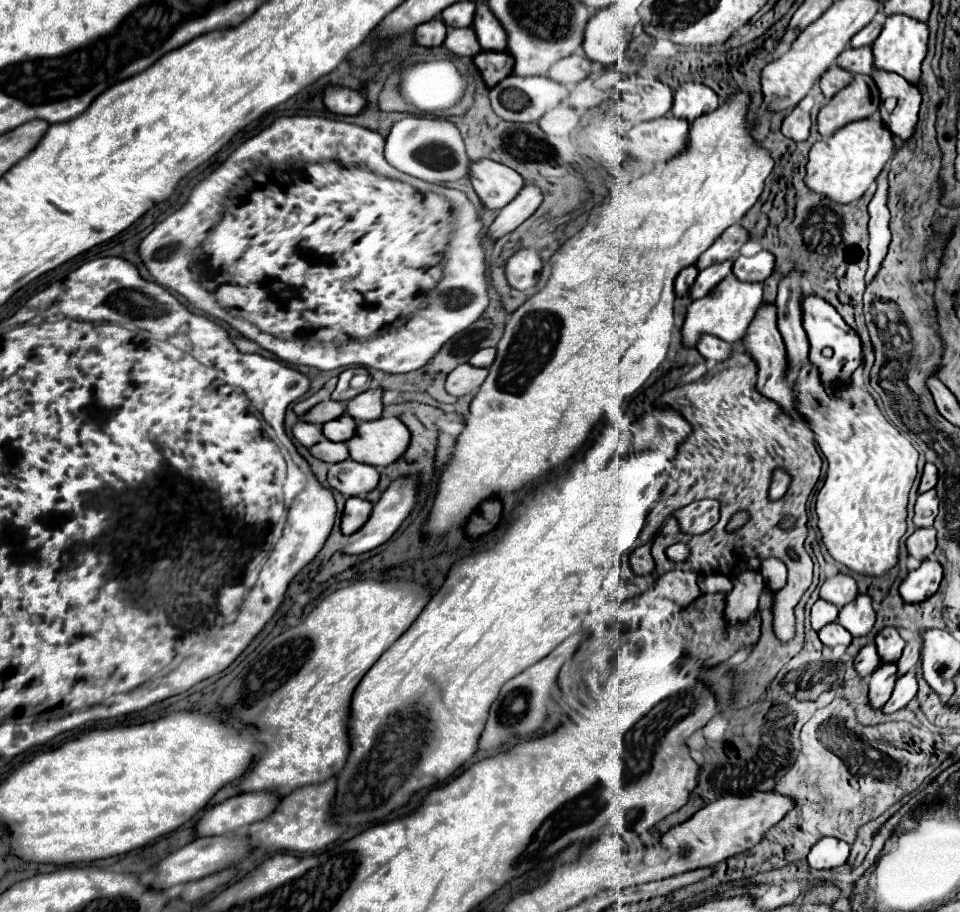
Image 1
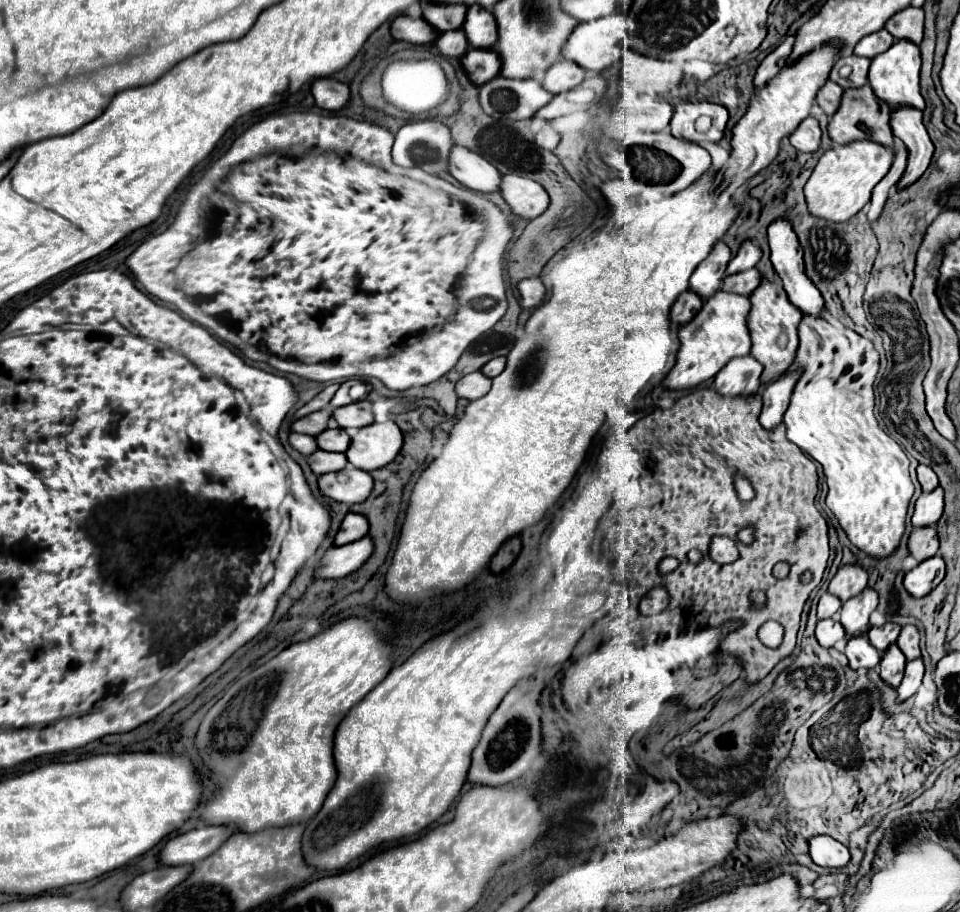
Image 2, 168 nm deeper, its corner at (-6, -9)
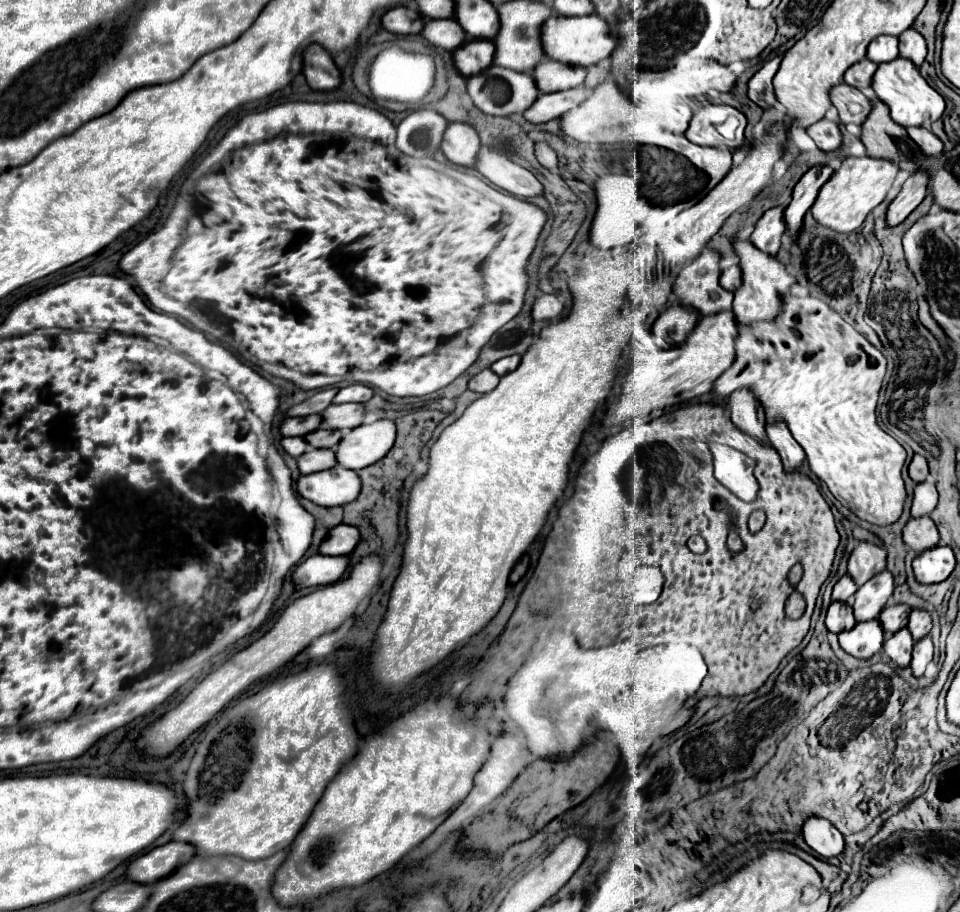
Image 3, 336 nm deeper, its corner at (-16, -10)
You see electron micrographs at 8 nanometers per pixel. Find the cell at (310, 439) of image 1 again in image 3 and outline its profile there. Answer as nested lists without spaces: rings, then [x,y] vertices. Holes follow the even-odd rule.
[[[282,438],[282,448],[284,448],[290,456],[298,458],[298,456],[302,456],[302,454],[308,450],[308,442],[306,442],[304,438]]]

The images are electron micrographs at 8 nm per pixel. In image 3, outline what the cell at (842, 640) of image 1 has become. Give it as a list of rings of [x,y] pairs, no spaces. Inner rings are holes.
[[[832,602],[826,614],[826,628],[834,634],[840,634],[840,632],[852,630],[852,626],[856,626],[856,620],[852,616],[852,606]]]

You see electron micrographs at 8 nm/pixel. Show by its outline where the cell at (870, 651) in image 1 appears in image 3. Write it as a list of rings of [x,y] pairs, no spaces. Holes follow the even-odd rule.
[[[870,620],[868,624],[856,624],[850,632],[842,632],[838,642],[854,658],[868,660],[882,650],[884,630],[880,628],[878,620]]]

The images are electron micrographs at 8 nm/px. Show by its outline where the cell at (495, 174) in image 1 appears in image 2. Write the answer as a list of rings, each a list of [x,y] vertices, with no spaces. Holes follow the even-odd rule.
[[[454,145],[450,151],[450,169],[448,173],[458,179],[464,187],[480,191],[480,193],[492,193],[500,189],[500,173],[494,165],[490,165],[484,157],[478,153]]]

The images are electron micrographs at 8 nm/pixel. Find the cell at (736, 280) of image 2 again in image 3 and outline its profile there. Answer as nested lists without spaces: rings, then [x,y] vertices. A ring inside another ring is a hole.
[[[732,266],[732,268],[724,270],[722,276],[720,276],[720,284],[722,284],[726,290],[736,292],[736,290],[742,286],[742,270],[740,270],[740,266]]]

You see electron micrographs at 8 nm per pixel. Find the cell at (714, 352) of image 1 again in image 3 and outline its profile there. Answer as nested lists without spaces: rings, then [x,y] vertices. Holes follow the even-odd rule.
[[[738,388],[728,396],[728,408],[732,422],[750,436],[756,436],[758,440],[764,438],[764,406],[760,406],[760,400],[756,394],[748,388]]]

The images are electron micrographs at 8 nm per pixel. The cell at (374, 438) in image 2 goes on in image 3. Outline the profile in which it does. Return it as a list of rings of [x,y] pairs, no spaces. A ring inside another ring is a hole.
[[[378,420],[374,424],[362,424],[354,430],[344,432],[336,458],[340,466],[350,470],[362,470],[382,460],[396,442],[394,420]]]

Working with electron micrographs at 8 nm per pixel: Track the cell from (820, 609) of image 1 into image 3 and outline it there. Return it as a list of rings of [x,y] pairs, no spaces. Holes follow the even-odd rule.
[[[844,576],[844,578],[840,578],[838,584],[834,586],[832,600],[836,600],[836,602],[848,602],[854,592],[856,592],[856,584],[852,582],[850,576]]]

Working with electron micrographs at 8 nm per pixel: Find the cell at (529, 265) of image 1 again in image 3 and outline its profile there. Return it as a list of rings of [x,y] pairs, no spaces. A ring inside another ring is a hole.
[[[542,294],[536,298],[534,308],[532,308],[532,318],[534,320],[554,320],[562,312],[562,302],[558,300],[556,294]]]

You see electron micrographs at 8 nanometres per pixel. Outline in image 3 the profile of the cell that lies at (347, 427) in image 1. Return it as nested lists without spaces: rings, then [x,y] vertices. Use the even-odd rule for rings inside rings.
[[[320,428],[316,432],[310,432],[308,436],[304,436],[308,440],[308,444],[312,448],[336,448],[342,440],[342,432],[340,430],[326,430]]]

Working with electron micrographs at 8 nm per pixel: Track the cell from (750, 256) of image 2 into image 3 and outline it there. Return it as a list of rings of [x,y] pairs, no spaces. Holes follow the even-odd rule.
[[[784,206],[772,208],[768,210],[758,222],[754,232],[750,234],[750,242],[760,248],[762,252],[776,256],[776,252],[780,250],[780,238],[784,234],[784,220],[782,220],[782,210]]]

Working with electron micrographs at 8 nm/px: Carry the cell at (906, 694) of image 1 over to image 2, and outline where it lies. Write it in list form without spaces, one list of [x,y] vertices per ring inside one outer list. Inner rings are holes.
[[[922,657],[918,659],[912,659],[906,663],[906,669],[904,669],[904,679],[898,687],[898,701],[904,701],[908,697],[912,697],[920,683],[922,683],[922,677],[924,677],[924,663],[922,663]]]

